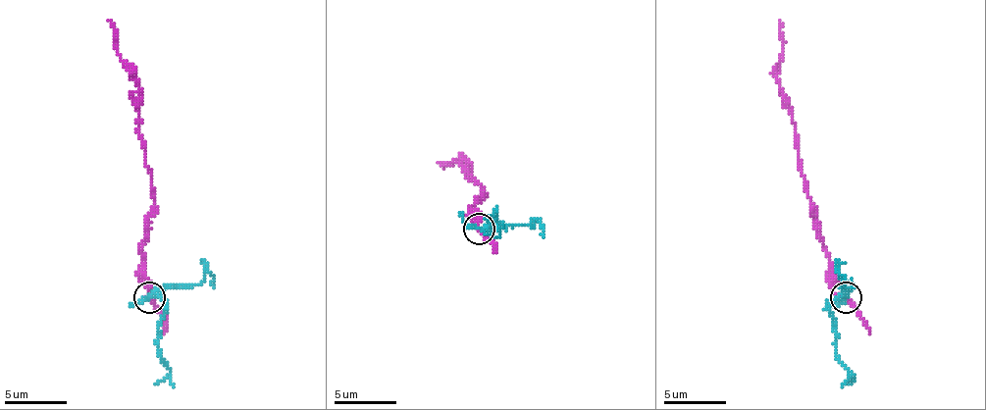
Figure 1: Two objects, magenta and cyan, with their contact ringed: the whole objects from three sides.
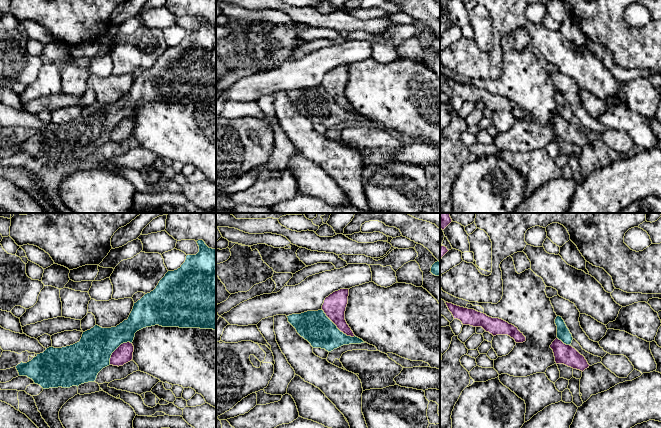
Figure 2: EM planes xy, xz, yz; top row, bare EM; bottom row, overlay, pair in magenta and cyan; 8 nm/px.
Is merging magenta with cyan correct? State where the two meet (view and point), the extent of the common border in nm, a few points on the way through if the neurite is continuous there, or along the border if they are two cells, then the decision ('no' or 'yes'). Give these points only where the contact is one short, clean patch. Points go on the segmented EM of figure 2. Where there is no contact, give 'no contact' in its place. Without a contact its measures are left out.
meets magenta in xz at (337, 327); contact 340 nm long; border along xz (321, 309), (341, 331), (347, 335), (354, 336); no

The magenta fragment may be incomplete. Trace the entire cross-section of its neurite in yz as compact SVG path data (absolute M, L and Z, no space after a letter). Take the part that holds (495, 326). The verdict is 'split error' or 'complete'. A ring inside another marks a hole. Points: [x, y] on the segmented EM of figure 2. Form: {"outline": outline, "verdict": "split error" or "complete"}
{"outline": "M448 302L445 303L454 319L460 320L463 325L482 327L486 332L489 332L493 336L508 335L513 338L516 343L523 343L526 341L526 337L517 327L502 319L489 317L474 309L460 307Z", "verdict": "complete"}

